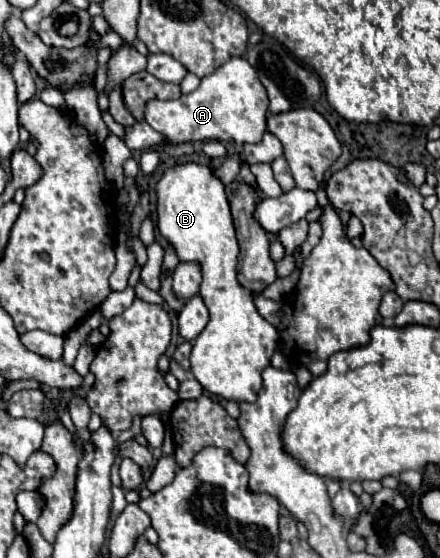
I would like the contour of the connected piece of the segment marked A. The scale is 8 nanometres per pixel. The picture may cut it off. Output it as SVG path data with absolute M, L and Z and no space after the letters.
M231 58L227 64L217 68L213 74L201 78L201 86L189 94L183 94L177 100L151 100L145 108L145 122L157 130L165 140L173 144L183 142L205 142L205 140L223 140L223 142L259 142L263 132L267 130L267 106L269 98L265 94L265 88L261 86L261 80L257 78L257 72L245 58Z

